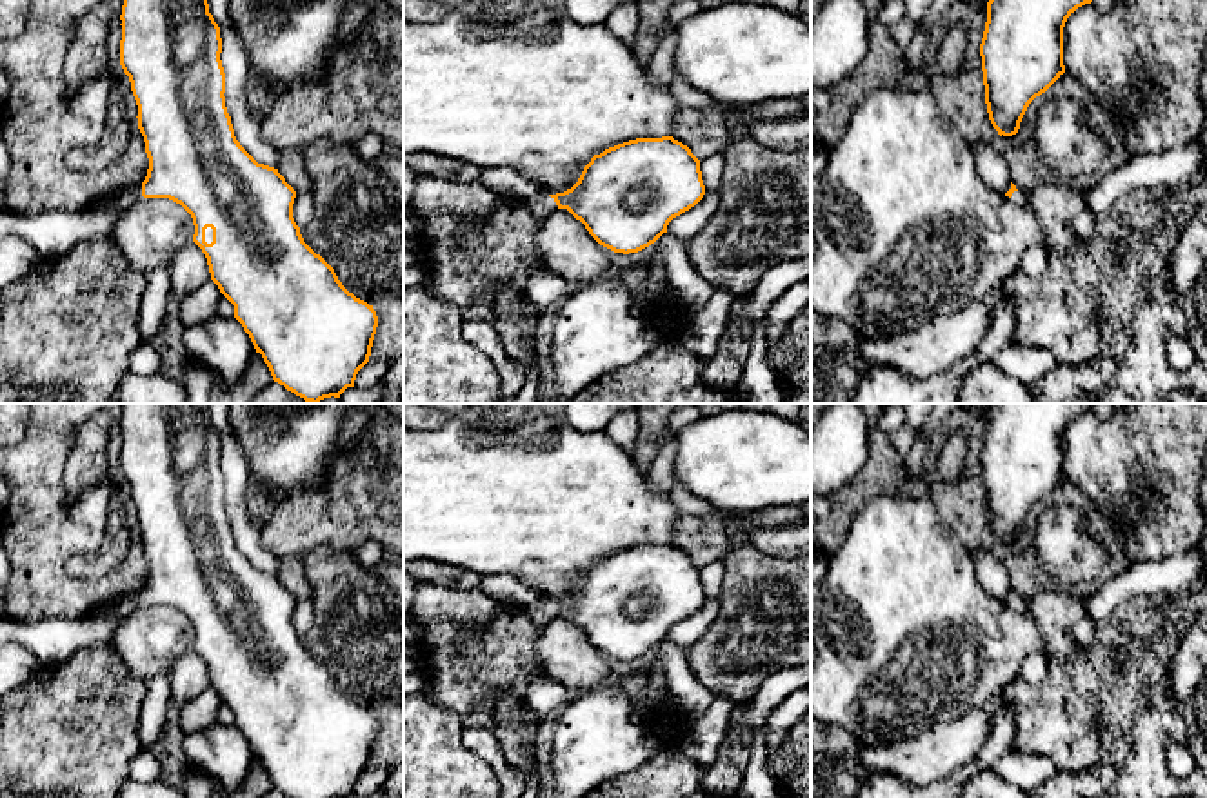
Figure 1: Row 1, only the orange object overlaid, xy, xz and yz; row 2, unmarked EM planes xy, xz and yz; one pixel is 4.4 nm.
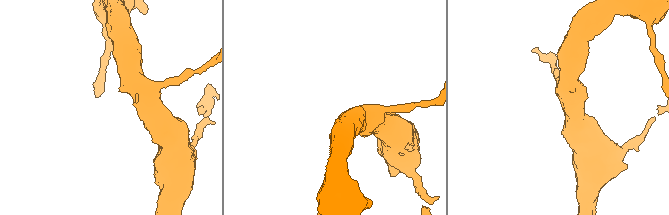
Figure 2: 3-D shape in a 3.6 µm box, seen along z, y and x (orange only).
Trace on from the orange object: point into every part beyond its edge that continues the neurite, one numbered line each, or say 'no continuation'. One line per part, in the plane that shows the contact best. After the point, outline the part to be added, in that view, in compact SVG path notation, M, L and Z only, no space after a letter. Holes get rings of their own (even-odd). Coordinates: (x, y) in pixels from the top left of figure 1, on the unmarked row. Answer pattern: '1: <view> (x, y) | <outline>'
1: xz (540, 613) | M536 602L524 607L527 618L536 625L547 625L551 620L558 618L554 605L549 602Z

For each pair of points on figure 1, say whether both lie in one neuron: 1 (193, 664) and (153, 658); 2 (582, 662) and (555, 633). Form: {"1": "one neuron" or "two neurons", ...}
{"1": "two neurons", "2": "one neuron"}

